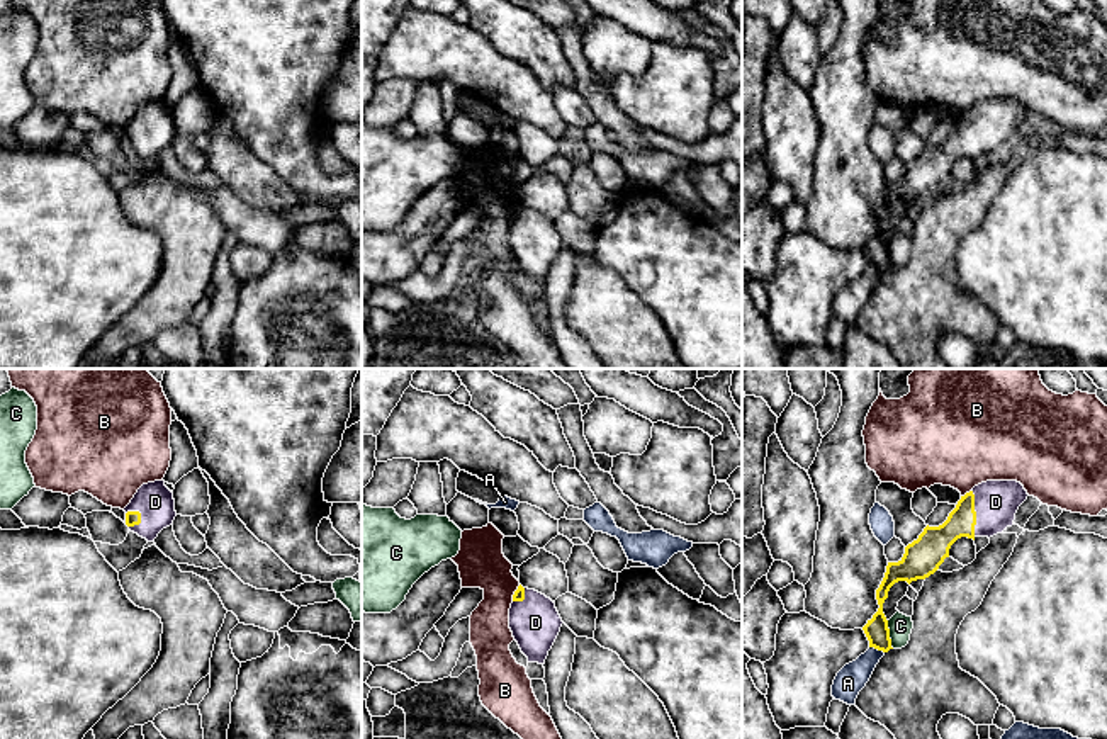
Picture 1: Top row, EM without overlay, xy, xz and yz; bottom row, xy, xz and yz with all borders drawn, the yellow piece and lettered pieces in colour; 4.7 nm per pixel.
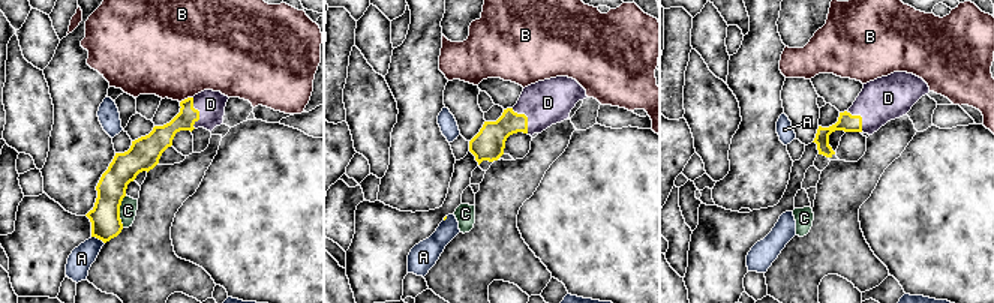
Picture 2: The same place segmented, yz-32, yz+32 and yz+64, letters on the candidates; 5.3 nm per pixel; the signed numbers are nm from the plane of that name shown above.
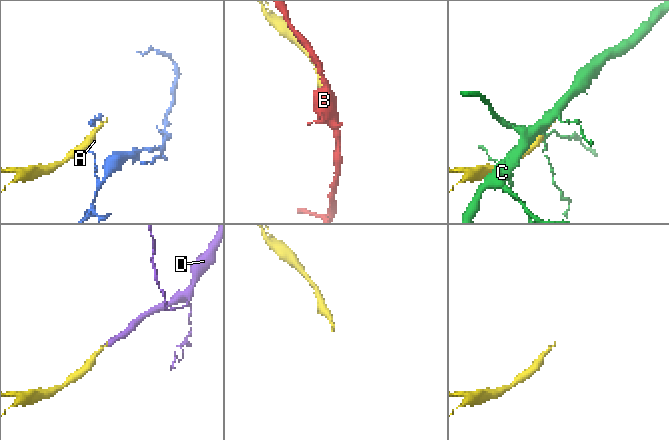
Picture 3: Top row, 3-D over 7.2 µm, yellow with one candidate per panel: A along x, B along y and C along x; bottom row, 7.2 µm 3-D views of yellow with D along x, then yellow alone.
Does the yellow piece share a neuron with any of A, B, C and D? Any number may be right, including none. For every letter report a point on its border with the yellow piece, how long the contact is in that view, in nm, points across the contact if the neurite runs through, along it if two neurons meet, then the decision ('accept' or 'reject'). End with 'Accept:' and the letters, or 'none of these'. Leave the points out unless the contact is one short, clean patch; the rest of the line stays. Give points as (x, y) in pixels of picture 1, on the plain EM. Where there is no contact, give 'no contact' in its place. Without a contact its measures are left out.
A: contact yz (876, 267); length 80 nm; reject
B: contact yz (966, 112); length 60 nm; border yz (970, 109), (961, 116); reject
C: contact yz (888, 253); length 140 nm; border yz (887, 240), (893, 267); reject
D: contact yz (975, 133); length 220 nm; way yz (934, 162), (975, 133), (985, 131), (995, 121); accept
Accept: D

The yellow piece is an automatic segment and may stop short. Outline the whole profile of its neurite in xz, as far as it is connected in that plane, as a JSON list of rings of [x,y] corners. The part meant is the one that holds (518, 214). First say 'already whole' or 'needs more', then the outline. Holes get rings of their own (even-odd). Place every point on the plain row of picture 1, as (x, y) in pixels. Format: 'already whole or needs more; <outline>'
needs more; [[[518,206],[509,228],[509,248],[528,282],[545,284],[562,243],[550,217]]]

